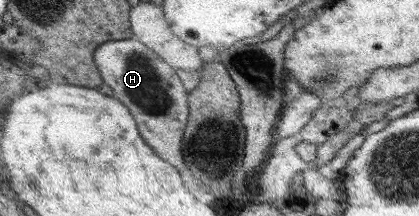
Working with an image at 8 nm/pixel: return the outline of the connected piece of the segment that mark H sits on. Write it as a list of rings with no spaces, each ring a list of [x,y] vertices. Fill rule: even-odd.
[[[115,40],[101,45],[96,50],[96,63],[104,82],[117,94],[115,98],[123,100],[131,108],[131,115],[138,121],[138,129],[159,156],[181,173],[187,172],[183,158],[183,142],[186,127],[190,119],[189,92],[173,68],[158,52],[152,50],[141,40]]]

